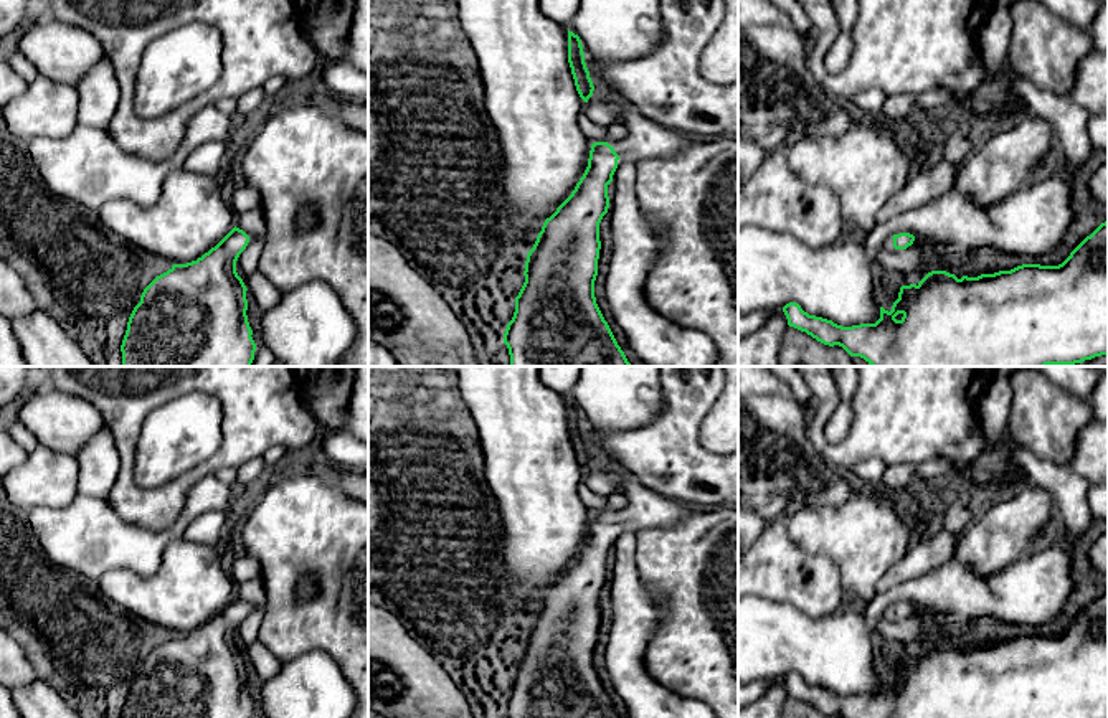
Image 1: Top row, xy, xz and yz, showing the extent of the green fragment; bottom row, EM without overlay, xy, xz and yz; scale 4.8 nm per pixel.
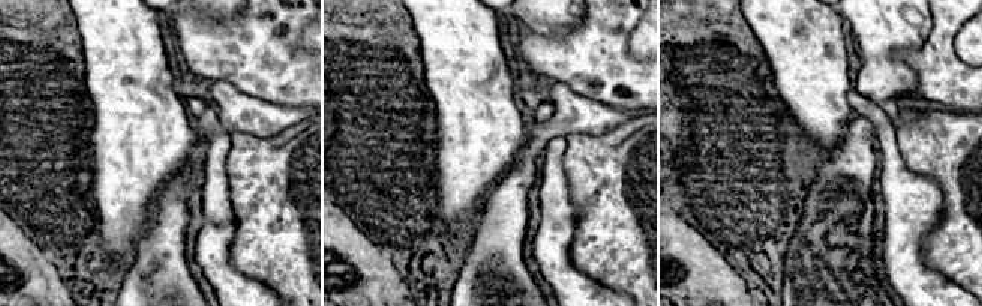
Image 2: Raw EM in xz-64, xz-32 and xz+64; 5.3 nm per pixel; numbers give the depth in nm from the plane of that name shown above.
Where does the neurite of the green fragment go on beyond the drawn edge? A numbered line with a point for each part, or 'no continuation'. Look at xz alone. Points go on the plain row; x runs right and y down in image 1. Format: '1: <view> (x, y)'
1: xz (646, 507)

